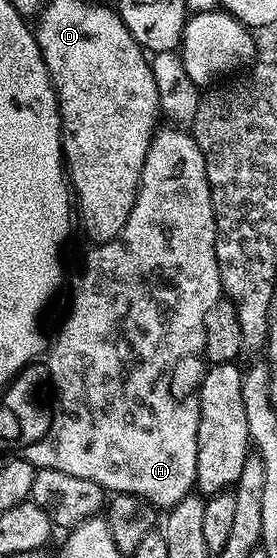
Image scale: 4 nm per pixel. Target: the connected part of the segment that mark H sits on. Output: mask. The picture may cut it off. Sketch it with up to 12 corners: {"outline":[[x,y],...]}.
{"outline":[[159,126],[49,344],[35,469],[195,490],[223,298],[204,153]]}

